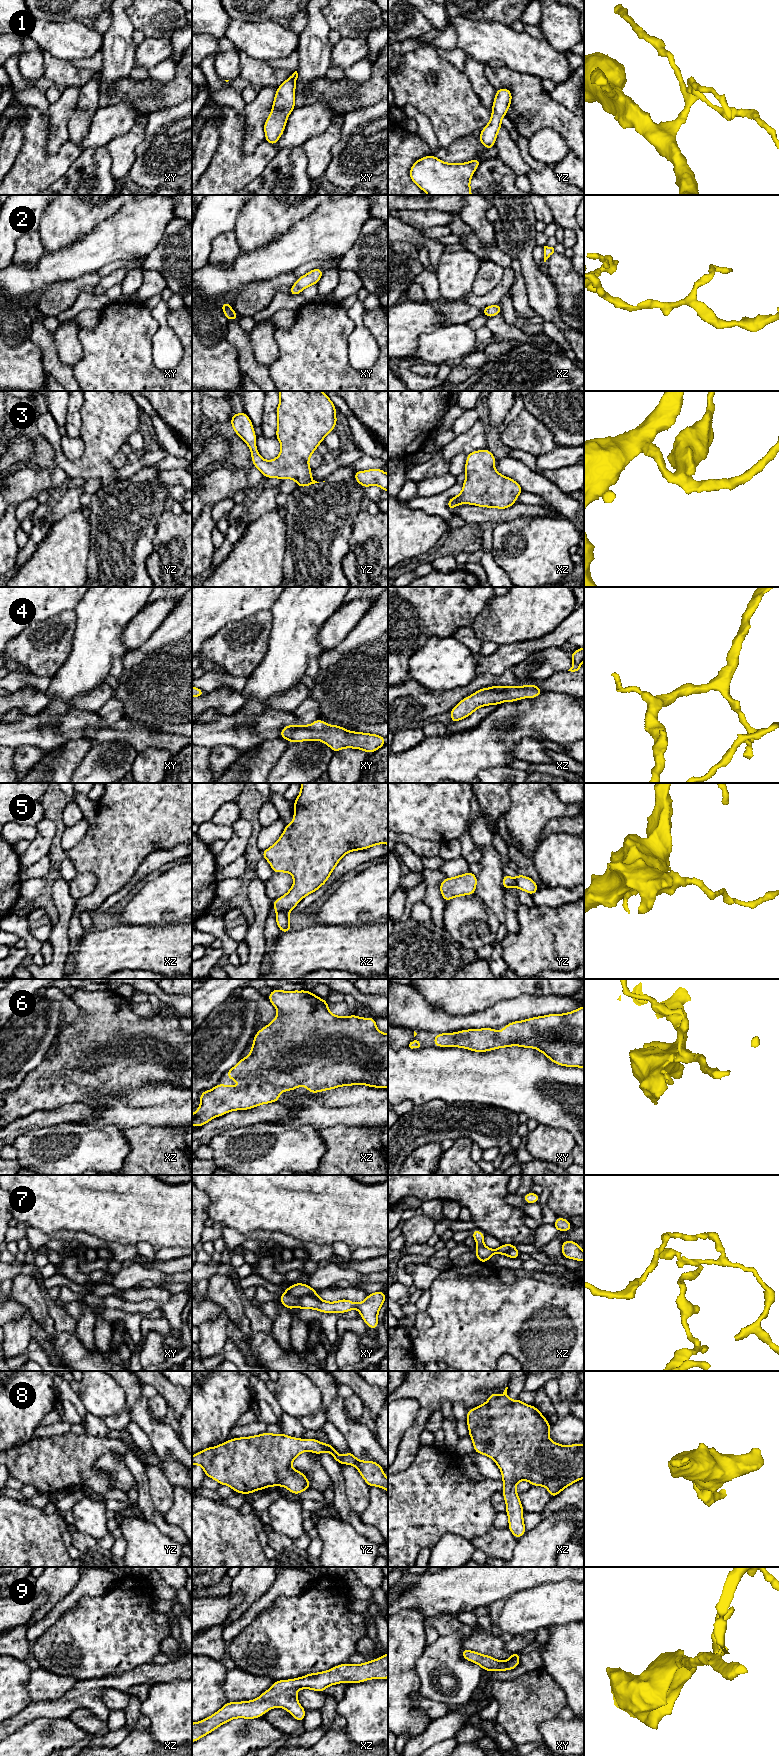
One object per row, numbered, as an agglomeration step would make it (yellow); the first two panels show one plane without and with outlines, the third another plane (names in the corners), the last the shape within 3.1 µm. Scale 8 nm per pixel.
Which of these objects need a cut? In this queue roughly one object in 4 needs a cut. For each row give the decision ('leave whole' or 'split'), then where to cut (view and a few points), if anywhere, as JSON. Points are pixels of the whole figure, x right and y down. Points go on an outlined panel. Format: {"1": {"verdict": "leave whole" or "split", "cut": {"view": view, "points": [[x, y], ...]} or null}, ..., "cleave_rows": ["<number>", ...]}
{"1": {"verdict": "leave whole", "cut": null}, "2": {"verdict": "leave whole", "cut": null}, "3": {"verdict": "leave whole", "cut": null}, "4": {"verdict": "leave whole", "cut": null}, "5": {"verdict": "split", "cut": {"view": "xz", "points": [[277, 911], [284, 911], [286, 913]]}}, "6": {"verdict": "leave whole", "cut": null}, "7": {"verdict": "split", "cut": {"view": "xy", "points": [[284, 1292], [295, 1296], [311, 1295], [321, 1300]]}}, "8": {"verdict": "leave whole", "cut": null}, "9": {"verdict": "leave whole", "cut": null}, "cleave_rows": ["5", "7"]}

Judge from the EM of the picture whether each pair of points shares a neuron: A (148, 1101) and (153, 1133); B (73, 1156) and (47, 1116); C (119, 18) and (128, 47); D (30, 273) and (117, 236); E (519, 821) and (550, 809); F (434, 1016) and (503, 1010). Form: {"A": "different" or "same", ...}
{"A": "different", "B": "different", "C": "same", "D": "same", "E": "same", "F": "same"}

